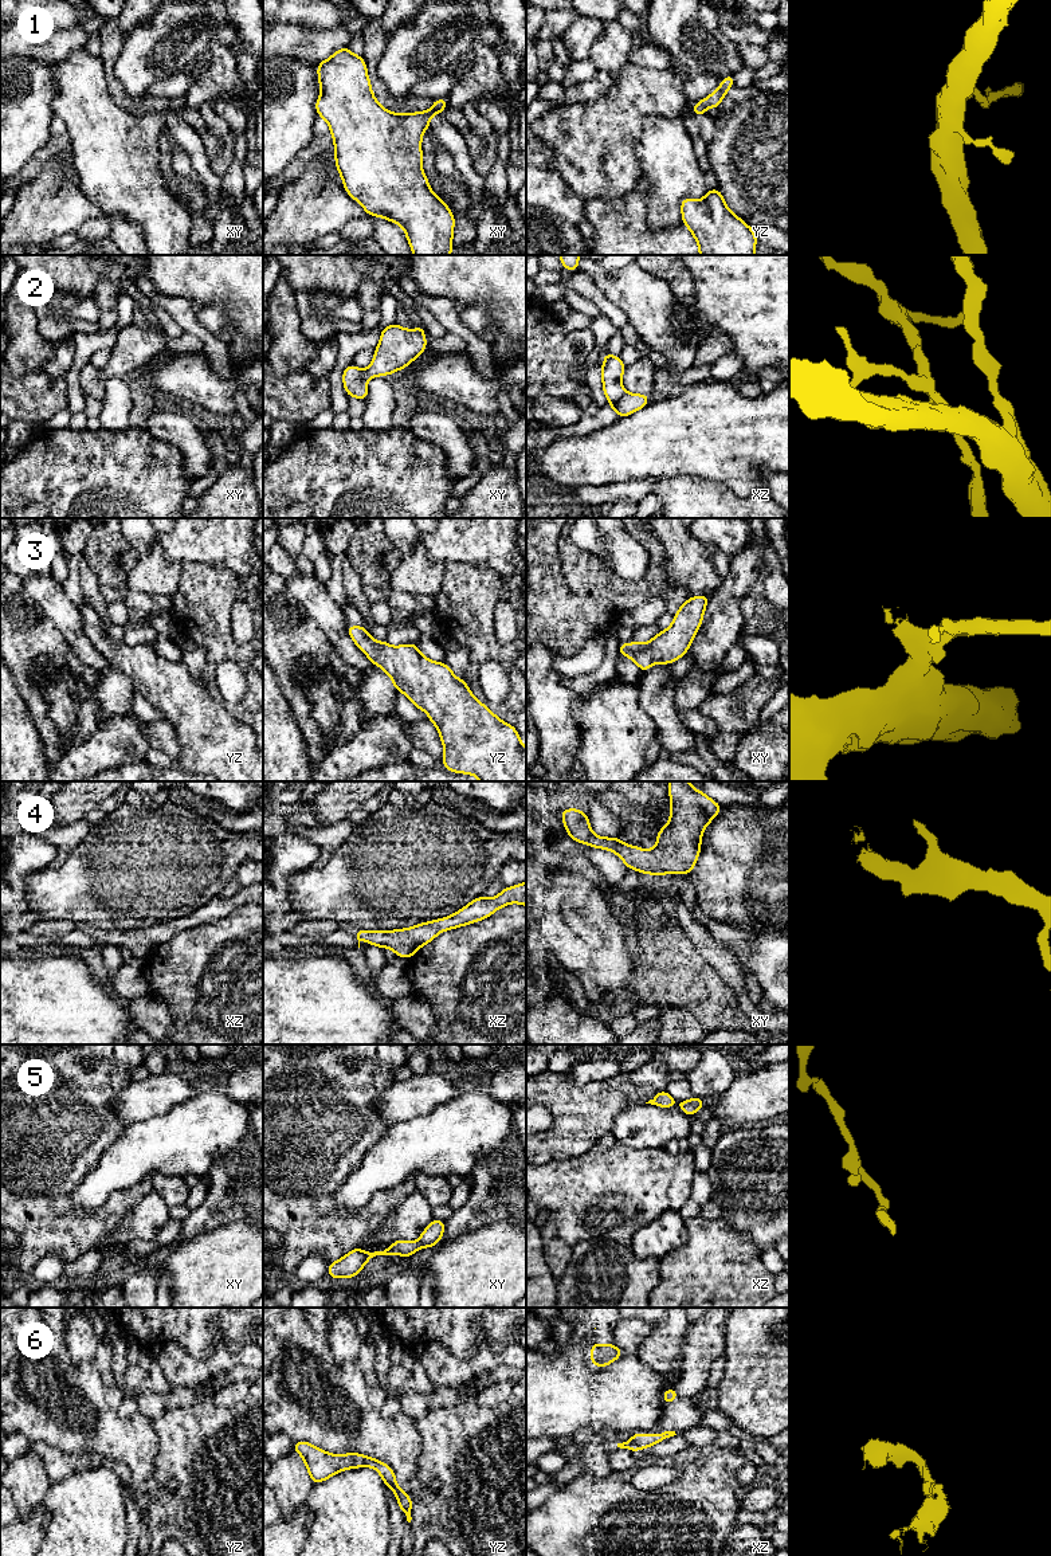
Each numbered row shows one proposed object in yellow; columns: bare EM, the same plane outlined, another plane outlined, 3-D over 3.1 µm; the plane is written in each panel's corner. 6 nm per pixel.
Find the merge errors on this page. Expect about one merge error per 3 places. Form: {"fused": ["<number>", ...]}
{"fused": ["2", "6"]}

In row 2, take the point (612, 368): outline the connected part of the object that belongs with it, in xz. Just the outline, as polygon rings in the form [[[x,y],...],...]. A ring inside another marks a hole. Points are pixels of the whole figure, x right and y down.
[[[607,350],[603,352],[605,360],[601,362],[603,388],[609,403],[617,401],[627,391],[621,385],[621,377],[625,371],[625,365],[619,356],[612,356]]]

